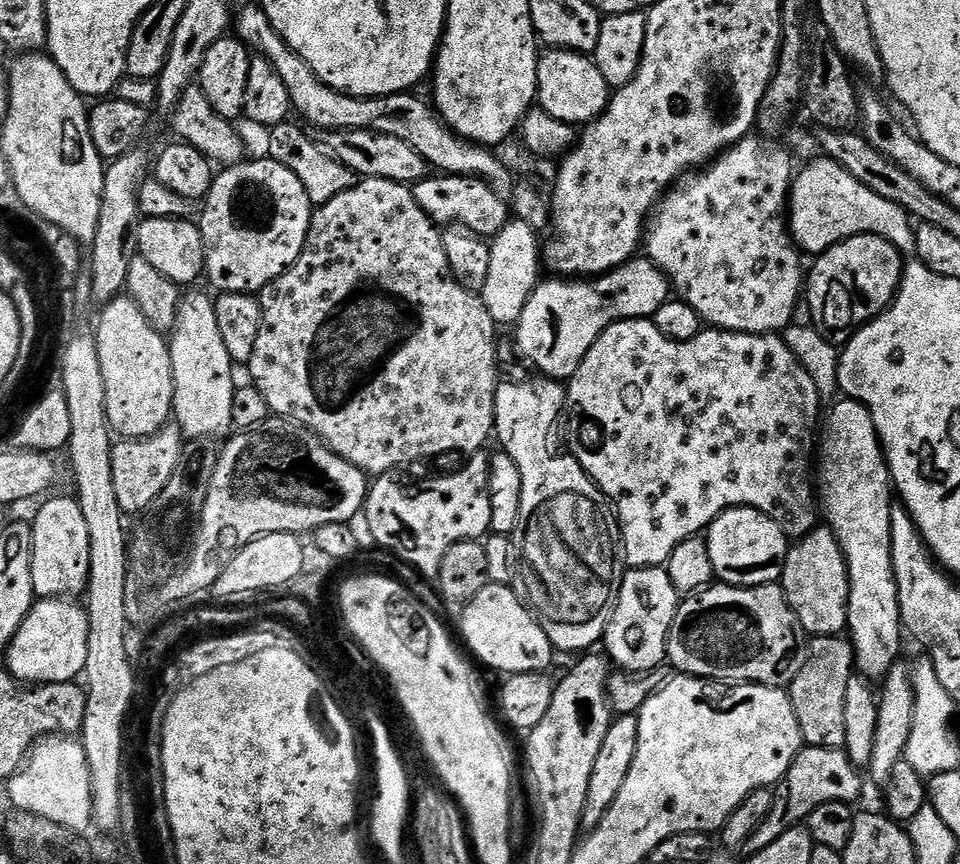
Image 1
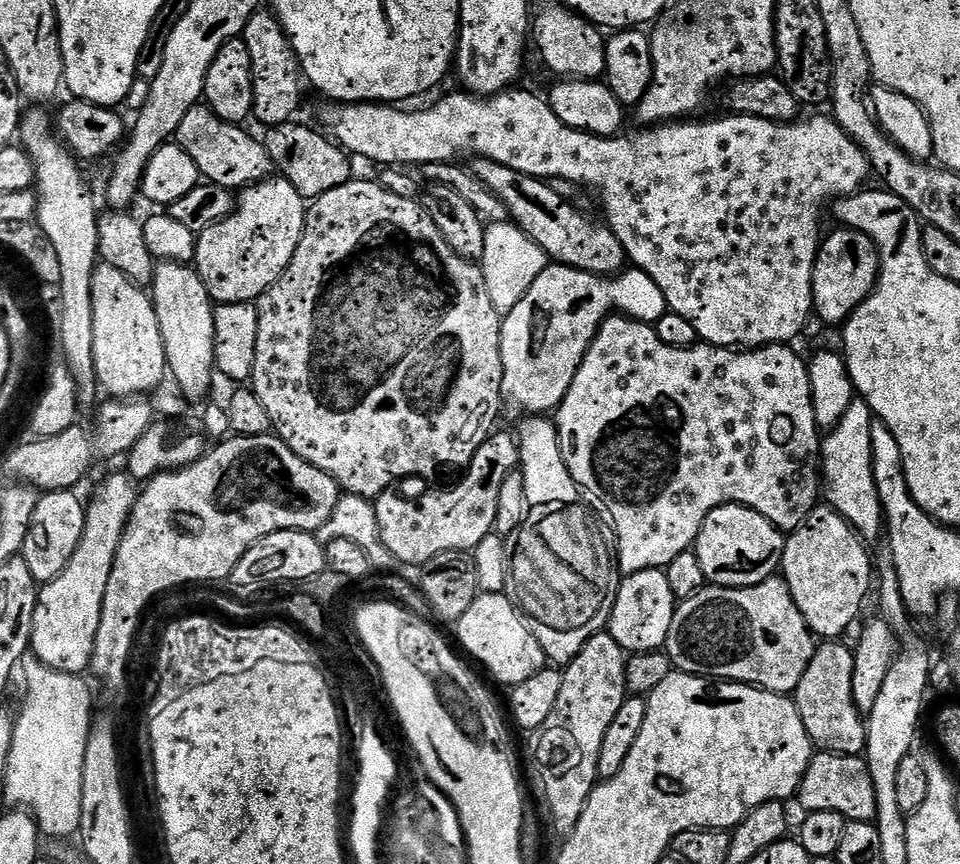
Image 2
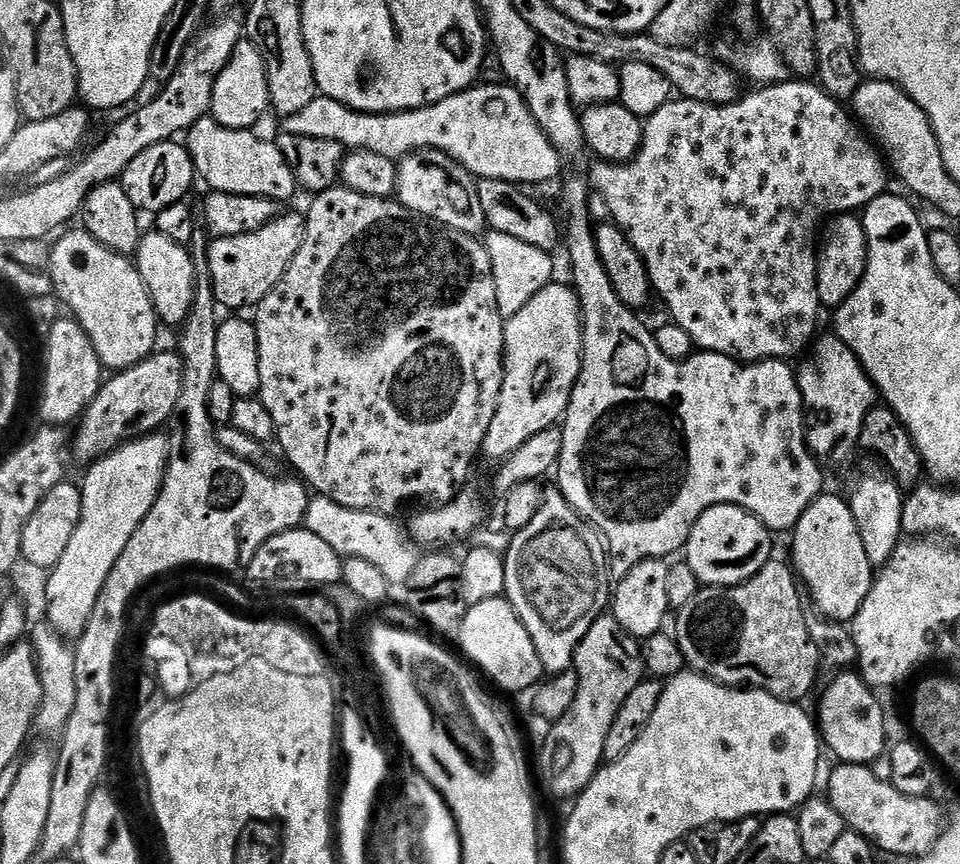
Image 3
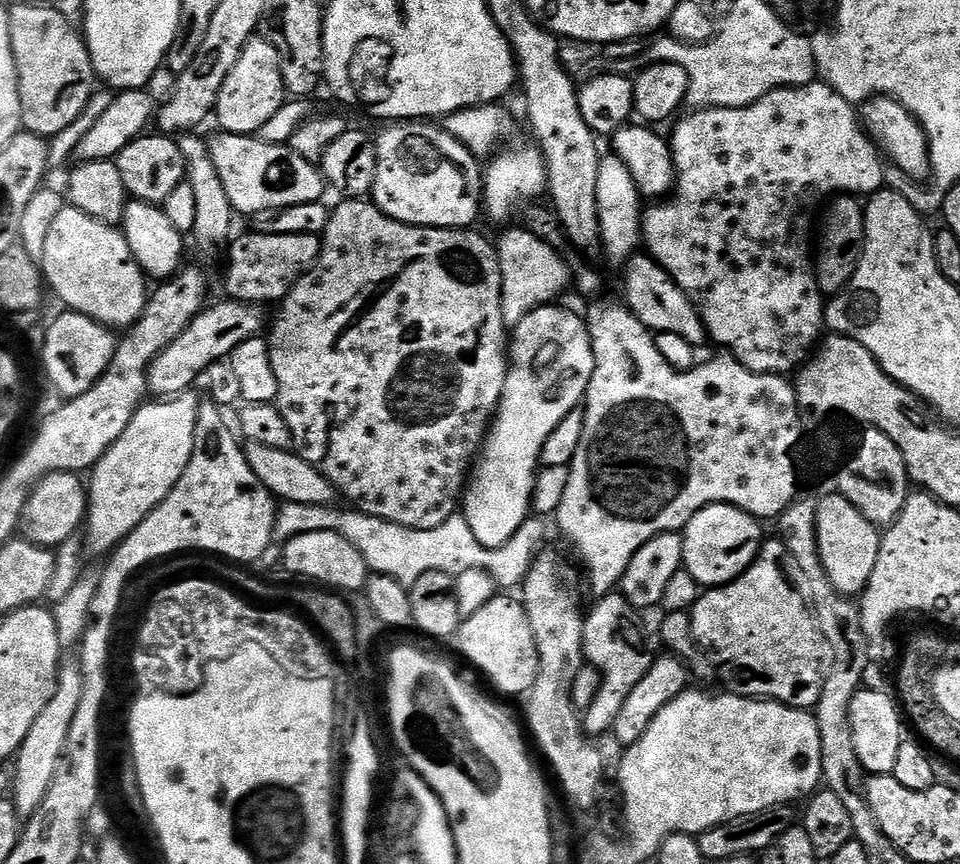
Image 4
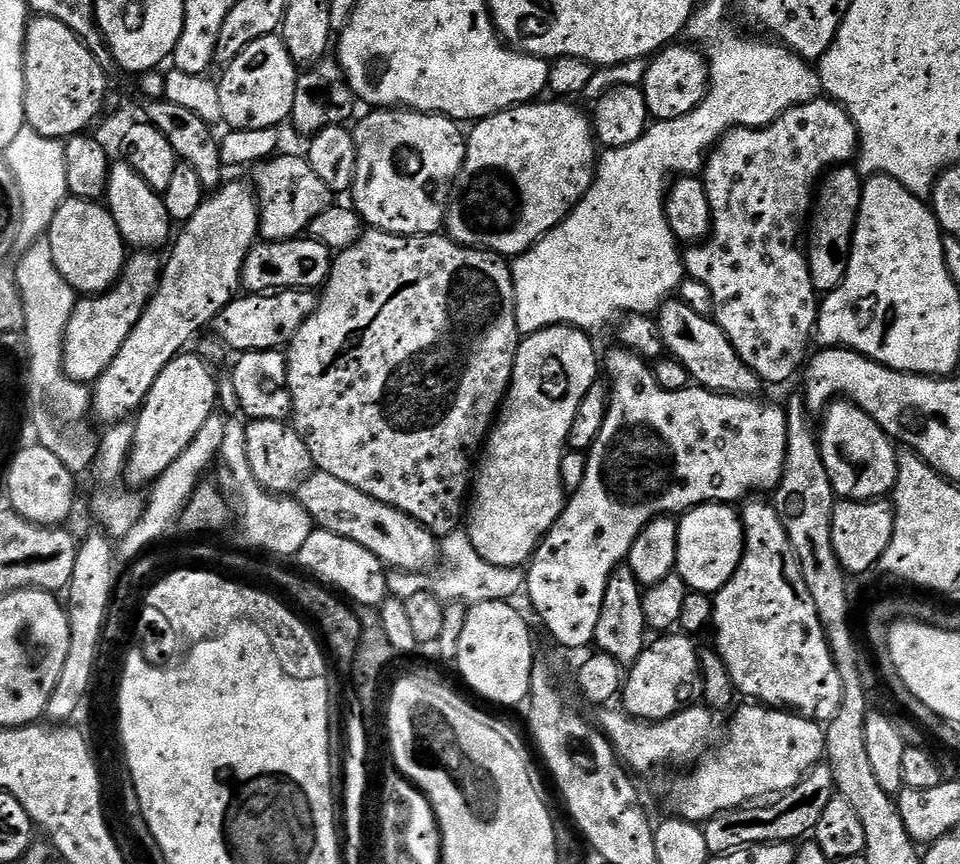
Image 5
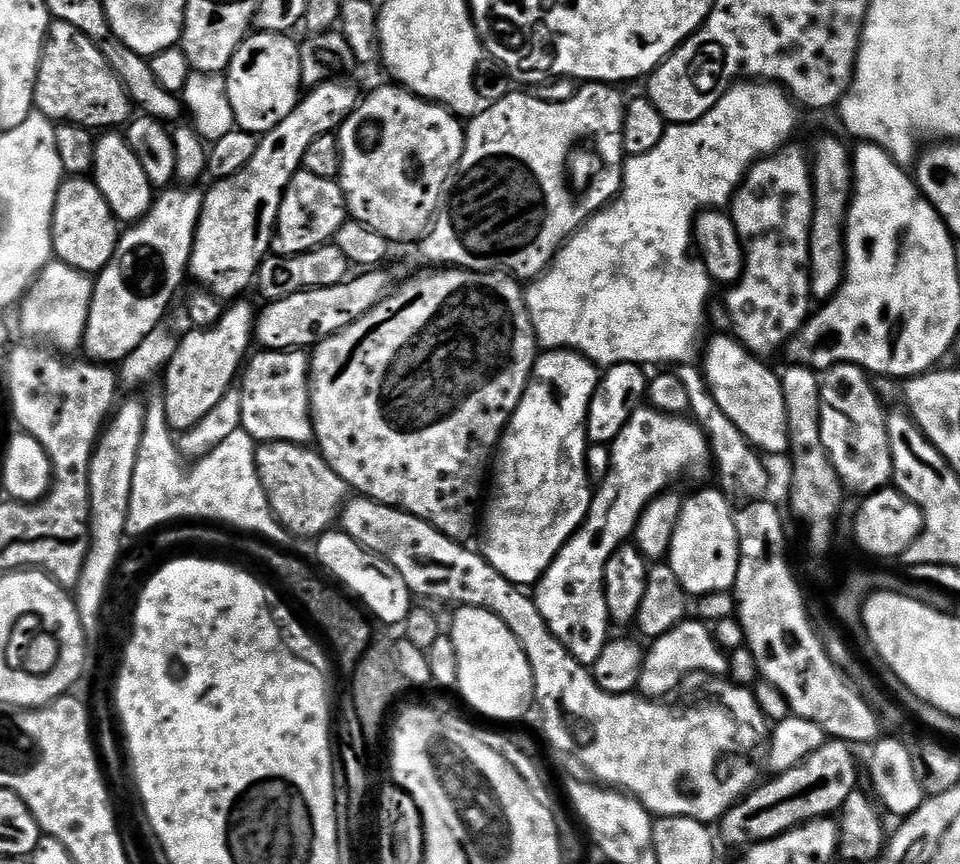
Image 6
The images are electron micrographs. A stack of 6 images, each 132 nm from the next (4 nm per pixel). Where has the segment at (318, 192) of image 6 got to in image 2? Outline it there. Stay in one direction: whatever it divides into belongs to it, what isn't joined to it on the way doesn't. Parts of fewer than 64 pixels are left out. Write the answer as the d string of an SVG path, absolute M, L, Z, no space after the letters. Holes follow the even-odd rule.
M207 103L195 104L182 118L182 126L178 126L174 140L190 158L194 158L194 166L198 166L201 177L207 183L217 184L223 188L243 190L273 175L272 159L264 149L263 143L256 140L239 124L231 124L218 114L214 114Z

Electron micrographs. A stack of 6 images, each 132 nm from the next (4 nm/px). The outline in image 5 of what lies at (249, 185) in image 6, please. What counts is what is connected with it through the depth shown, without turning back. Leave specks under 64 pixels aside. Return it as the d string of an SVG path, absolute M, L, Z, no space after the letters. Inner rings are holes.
M231 182L225 183L223 186L215 189L205 199L202 206L198 206L198 214L194 214L194 218L183 221L182 228L184 228L184 233L180 237L177 235L175 237L174 243L171 245L172 253L169 254L168 260L166 256L166 263L163 265L162 273L160 275L160 285L158 290L152 296L152 301L146 306L146 310L142 314L142 318L138 318L138 322L134 326L134 330L126 338L126 342L122 346L122 350L118 350L118 354L114 358L114 362L110 362L108 369L102 373L100 377L94 381L94 387L91 389L92 394L92 412L94 416L97 416L101 420L101 425L111 426L113 424L118 424L127 421L129 418L135 417L139 413L140 409L144 406L144 399L150 394L150 390L154 386L154 382L158 382L158 374L162 374L162 370L166 370L166 366L175 358L175 356L181 355L185 351L184 348L193 343L205 331L204 328L213 323L216 319L216 315L220 313L223 308L225 308L231 300L237 299L238 293L242 288L242 281L244 278L244 263L246 262L250 250L258 242L258 237L260 236L260 206L258 203L258 197L251 187L248 188L244 184L231 184Z

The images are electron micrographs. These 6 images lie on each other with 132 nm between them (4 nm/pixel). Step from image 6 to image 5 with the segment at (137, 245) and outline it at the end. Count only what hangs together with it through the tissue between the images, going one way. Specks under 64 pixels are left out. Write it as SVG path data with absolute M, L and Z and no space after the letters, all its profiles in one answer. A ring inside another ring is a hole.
M152 250L133 251L125 259L120 279L108 291L77 299L64 335L64 373L69 380L91 385L114 362L160 285L162 260L156 256Z

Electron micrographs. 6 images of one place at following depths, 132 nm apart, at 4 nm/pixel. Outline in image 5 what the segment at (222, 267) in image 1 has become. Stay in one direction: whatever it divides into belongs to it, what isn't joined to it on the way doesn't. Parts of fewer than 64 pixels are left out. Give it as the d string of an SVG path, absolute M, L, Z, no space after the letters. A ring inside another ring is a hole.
M311 238L257 242L244 263L243 287L252 294L271 294L286 288L316 290L328 279L333 253Z

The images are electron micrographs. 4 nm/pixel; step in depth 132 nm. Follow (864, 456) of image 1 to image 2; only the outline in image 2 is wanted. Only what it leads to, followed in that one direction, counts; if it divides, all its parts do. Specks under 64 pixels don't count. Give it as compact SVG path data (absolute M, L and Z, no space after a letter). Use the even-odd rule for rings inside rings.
M853 399L852 405L839 413L836 429L823 437L820 446L822 461L822 496L827 507L833 508L852 525L865 542L881 539L885 531L884 507L878 498L878 486L874 482L874 417L865 400Z

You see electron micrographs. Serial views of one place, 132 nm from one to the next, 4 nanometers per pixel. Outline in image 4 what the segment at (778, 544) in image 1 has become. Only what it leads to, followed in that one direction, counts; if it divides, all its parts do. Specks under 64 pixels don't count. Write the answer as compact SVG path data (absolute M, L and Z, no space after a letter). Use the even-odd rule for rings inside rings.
M711 504L704 508L682 530L684 537L683 567L701 586L729 584L756 560L765 539L761 521L732 504Z

